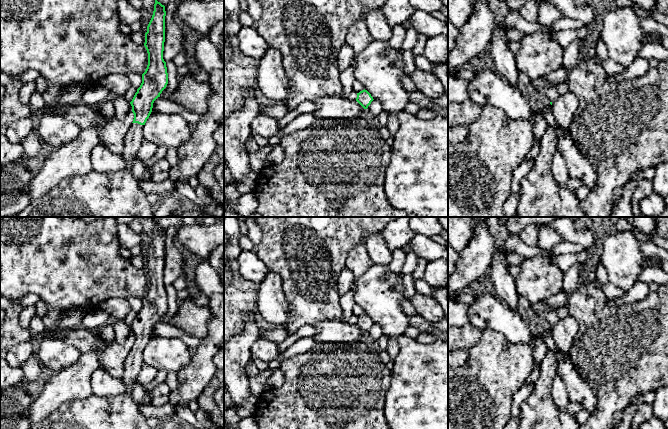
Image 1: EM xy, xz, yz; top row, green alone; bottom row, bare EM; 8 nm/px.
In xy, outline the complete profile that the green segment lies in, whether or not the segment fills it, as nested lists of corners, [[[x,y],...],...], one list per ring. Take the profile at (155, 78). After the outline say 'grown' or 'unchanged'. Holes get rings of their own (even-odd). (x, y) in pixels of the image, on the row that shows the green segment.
[[[155,0],[153,15],[145,33],[144,46],[148,53],[148,65],[142,74],[142,83],[130,102],[134,119],[125,136],[121,153],[126,161],[137,157],[144,139],[143,127],[152,112],[153,103],[168,84],[167,67],[163,59],[165,16],[165,6]]]; grown

